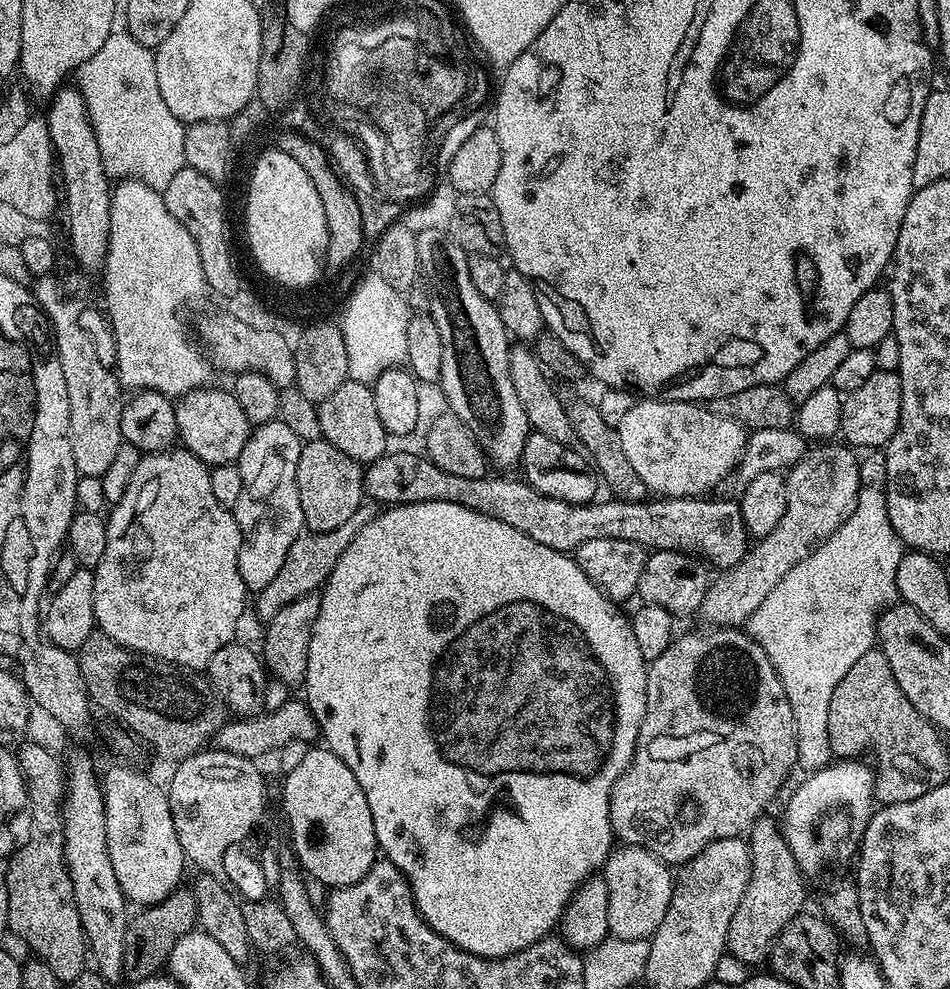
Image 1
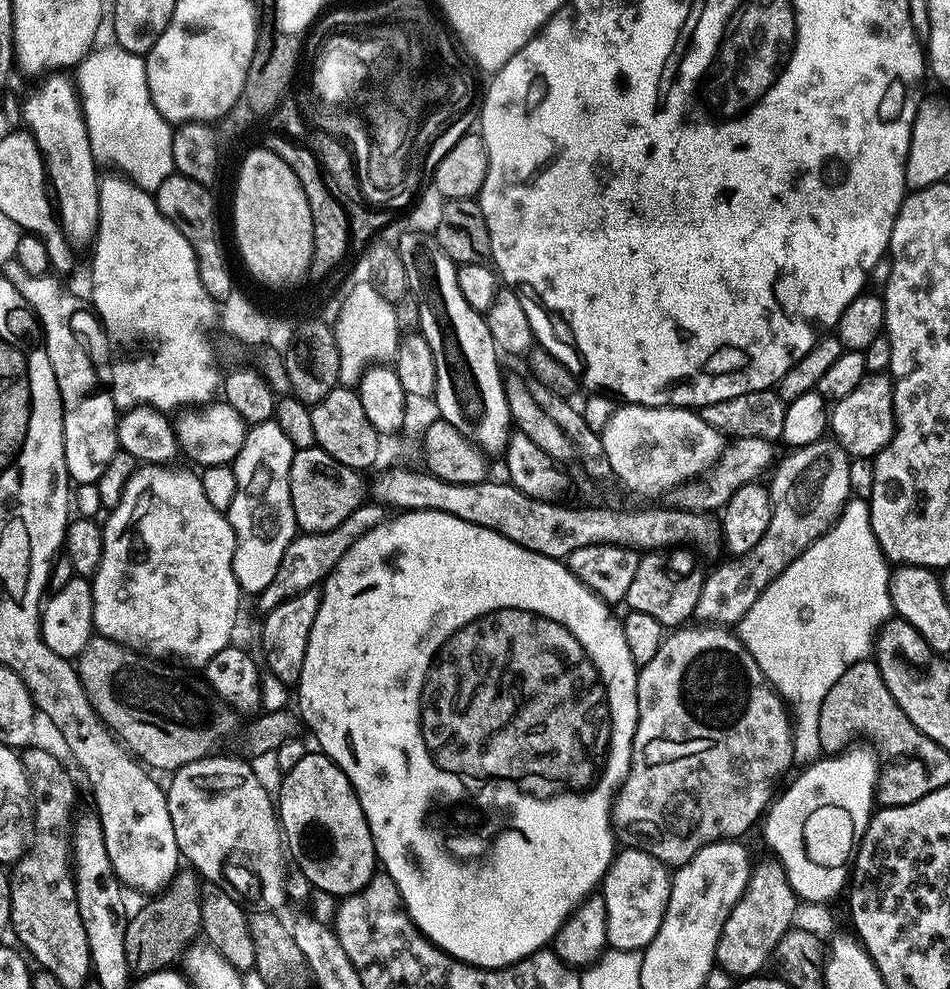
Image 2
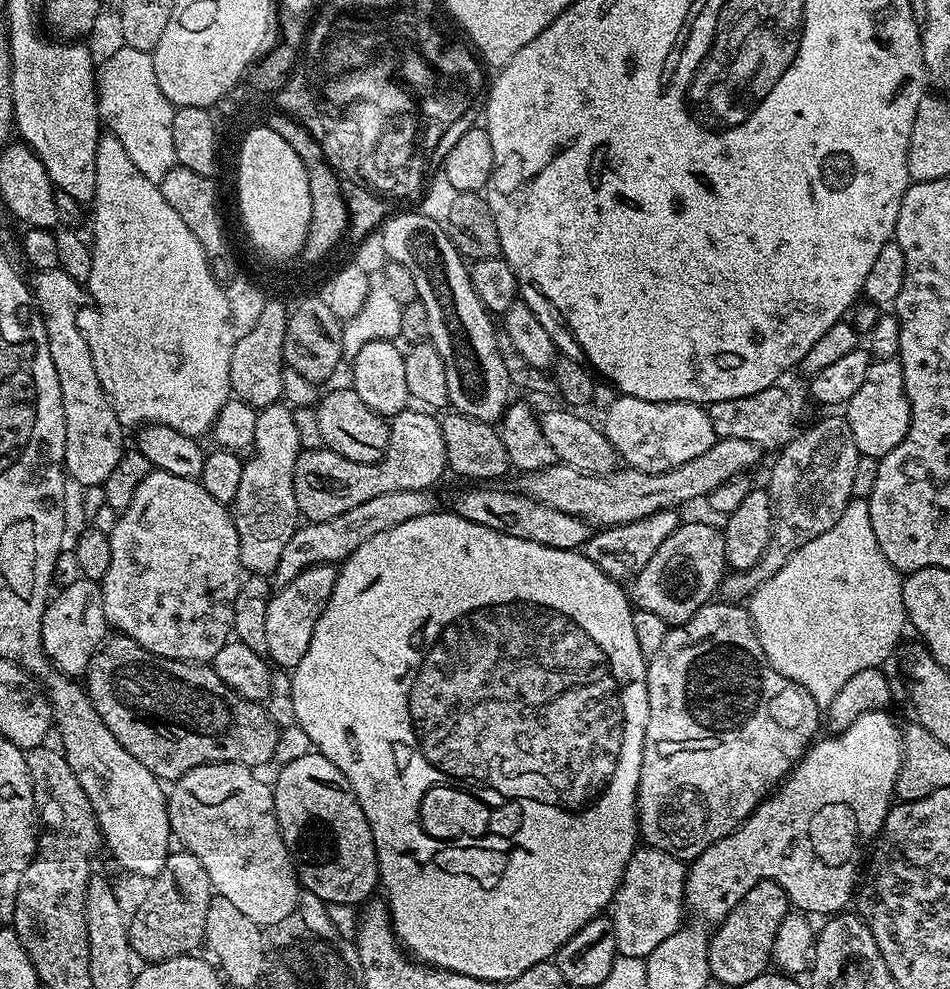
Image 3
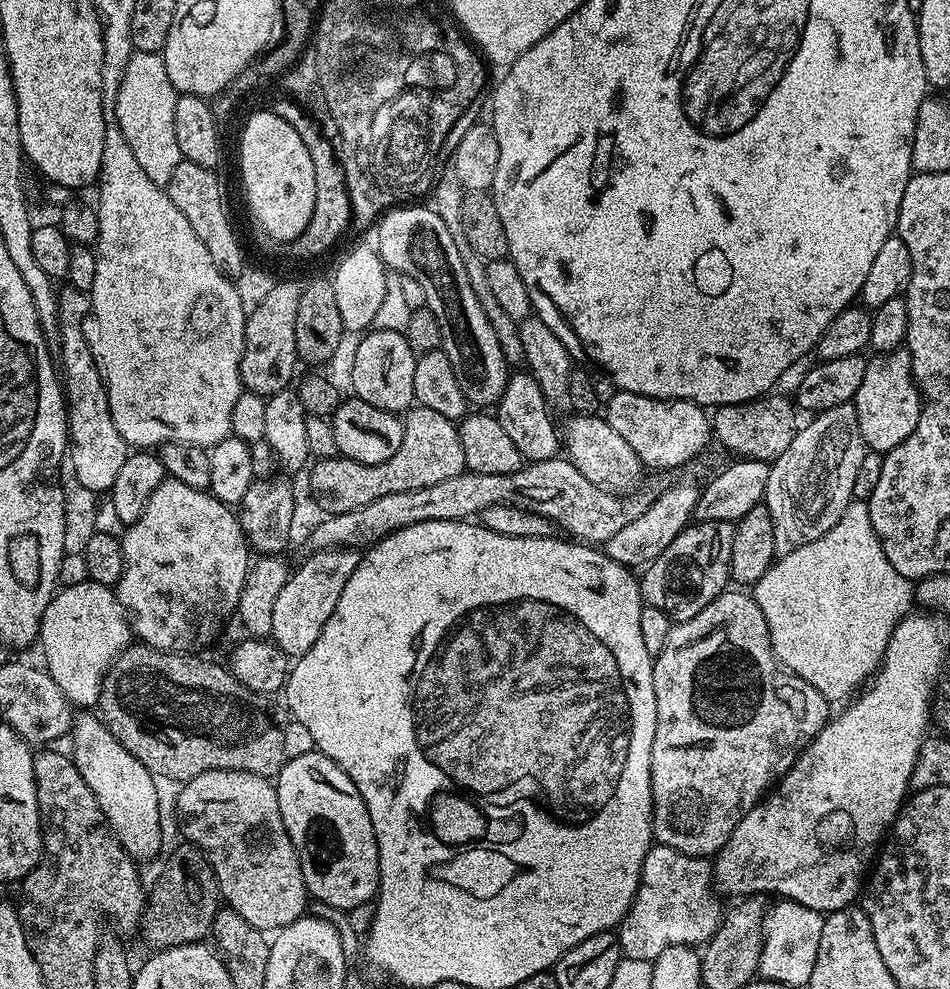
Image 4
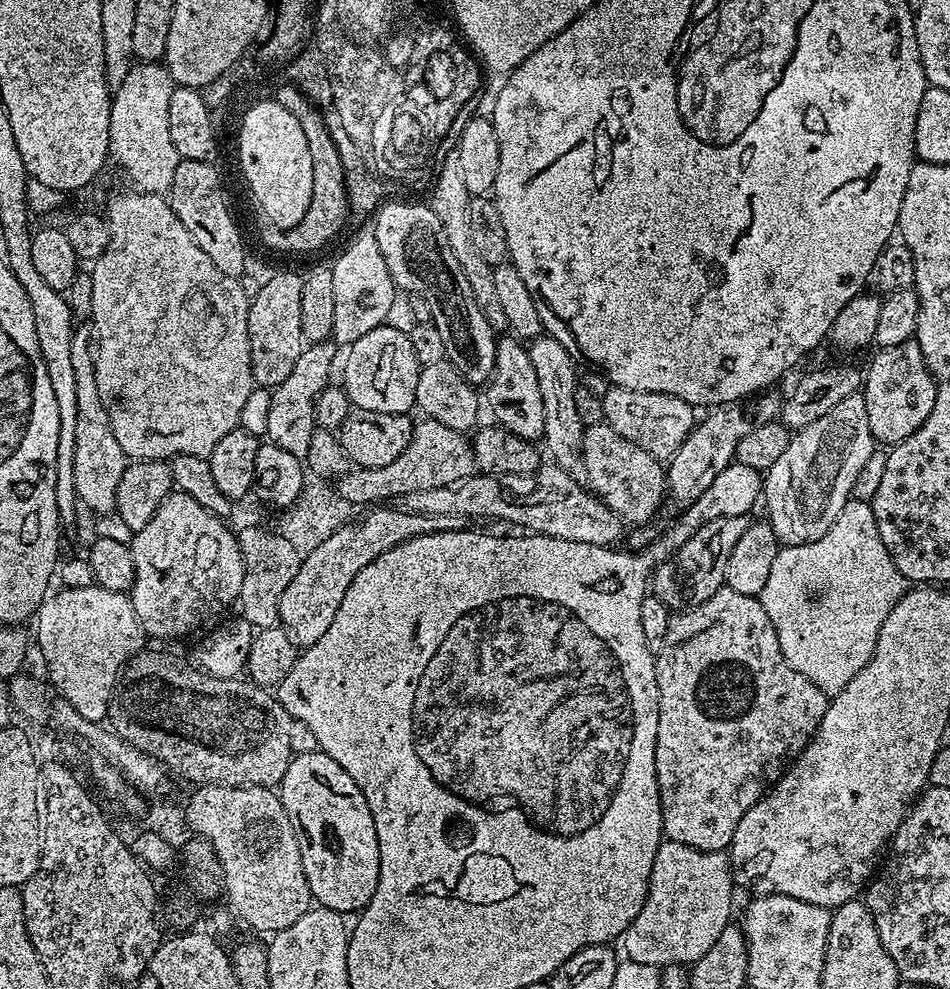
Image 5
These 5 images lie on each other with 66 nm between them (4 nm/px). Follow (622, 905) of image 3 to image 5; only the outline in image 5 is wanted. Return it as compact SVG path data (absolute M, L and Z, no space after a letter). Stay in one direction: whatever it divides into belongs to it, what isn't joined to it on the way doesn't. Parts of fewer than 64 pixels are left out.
M667 838L661 840L650 870L646 902L622 937L623 955L657 966L695 964L733 919L732 880L734 869L727 851L707 852Z

